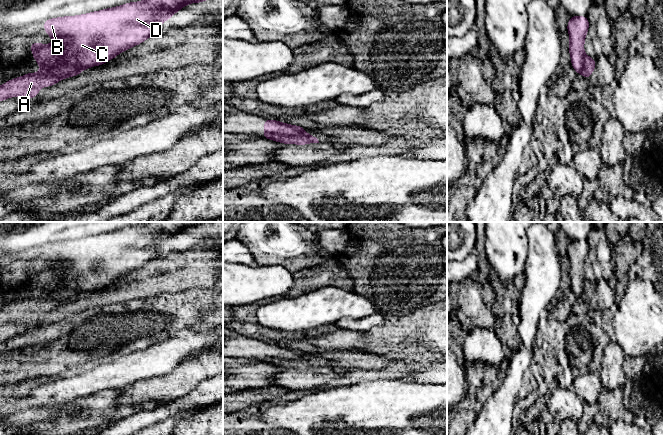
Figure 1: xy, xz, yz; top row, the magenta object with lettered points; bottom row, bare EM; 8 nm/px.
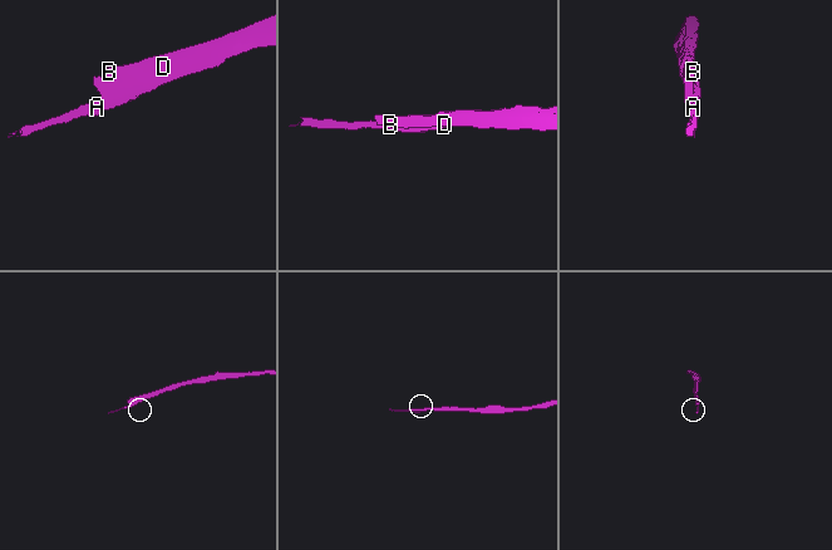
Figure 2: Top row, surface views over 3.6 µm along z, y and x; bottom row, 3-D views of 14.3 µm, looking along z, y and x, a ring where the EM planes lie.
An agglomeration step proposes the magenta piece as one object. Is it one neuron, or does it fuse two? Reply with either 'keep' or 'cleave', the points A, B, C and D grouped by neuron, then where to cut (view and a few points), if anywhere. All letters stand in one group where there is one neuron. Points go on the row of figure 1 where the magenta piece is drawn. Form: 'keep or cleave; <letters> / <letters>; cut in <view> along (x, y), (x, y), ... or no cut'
cleave; A / B C D; cut in xy along (89, 67), (80, 67), (64, 74), (40, 70)

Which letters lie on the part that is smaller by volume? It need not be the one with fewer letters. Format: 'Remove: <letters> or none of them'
Remove: A

